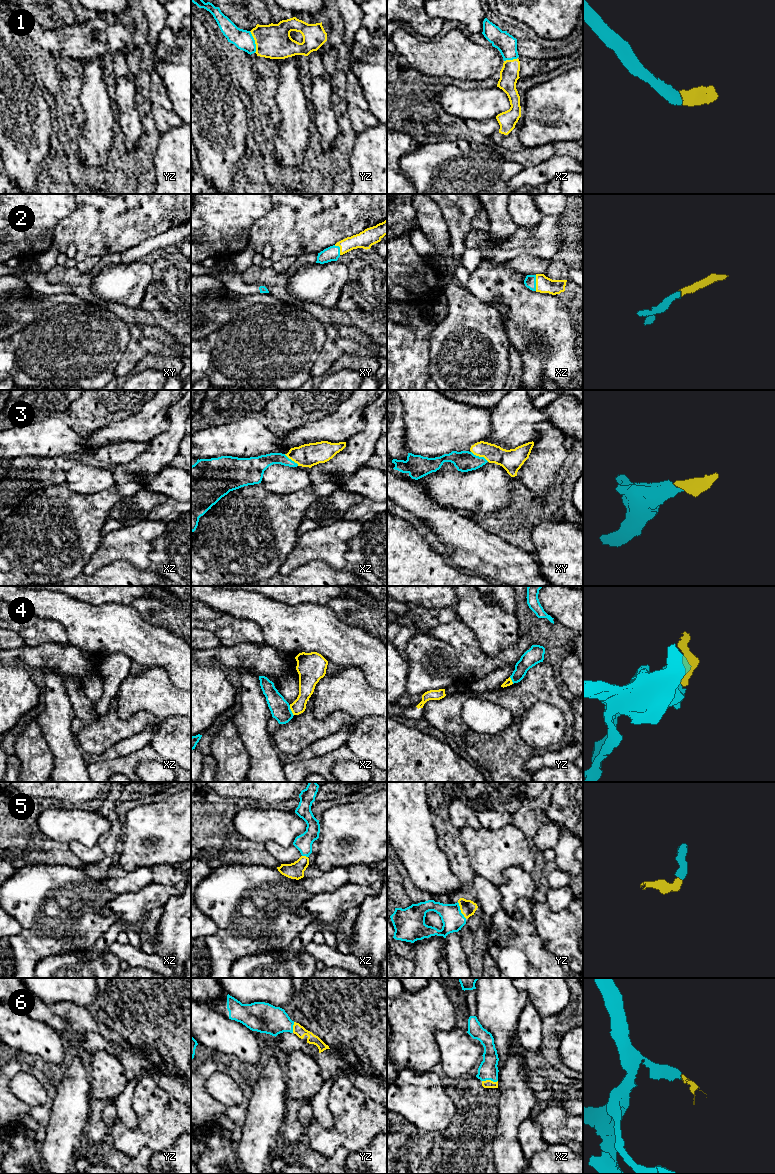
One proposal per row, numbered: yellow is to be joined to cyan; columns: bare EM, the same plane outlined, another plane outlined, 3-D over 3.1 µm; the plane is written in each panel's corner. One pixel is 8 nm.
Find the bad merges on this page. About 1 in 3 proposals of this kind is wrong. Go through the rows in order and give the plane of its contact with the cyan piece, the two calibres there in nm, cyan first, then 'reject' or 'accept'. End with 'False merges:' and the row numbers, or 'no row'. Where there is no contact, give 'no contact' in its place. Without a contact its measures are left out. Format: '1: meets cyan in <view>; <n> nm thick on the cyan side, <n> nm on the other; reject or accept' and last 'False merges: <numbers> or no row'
1: meets cyan in yz; 160 nm thick on the cyan side, 280 nm on the other; accept
2: meets cyan in xz; 100 nm thick on the cyan side, 130 nm on the other; accept
3: meets cyan in xy; 170 nm thick on the cyan side, 180 nm on the other; accept
4: meets cyan in xz; 160 nm thick on the cyan side, 130 nm on the other; reject
5: meets cyan in yz; 180 nm thick on the cyan side, 120 nm on the other; accept
6: meets cyan in xz; 160 nm thick on the cyan side, 60 nm on the other; accept
False merges: 4

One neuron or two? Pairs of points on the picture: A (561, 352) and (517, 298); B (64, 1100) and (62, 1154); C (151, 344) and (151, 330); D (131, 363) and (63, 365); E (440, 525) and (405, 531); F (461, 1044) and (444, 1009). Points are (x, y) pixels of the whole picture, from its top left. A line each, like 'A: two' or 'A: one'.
A: one
B: one
C: two
D: two
E: two
F: two

